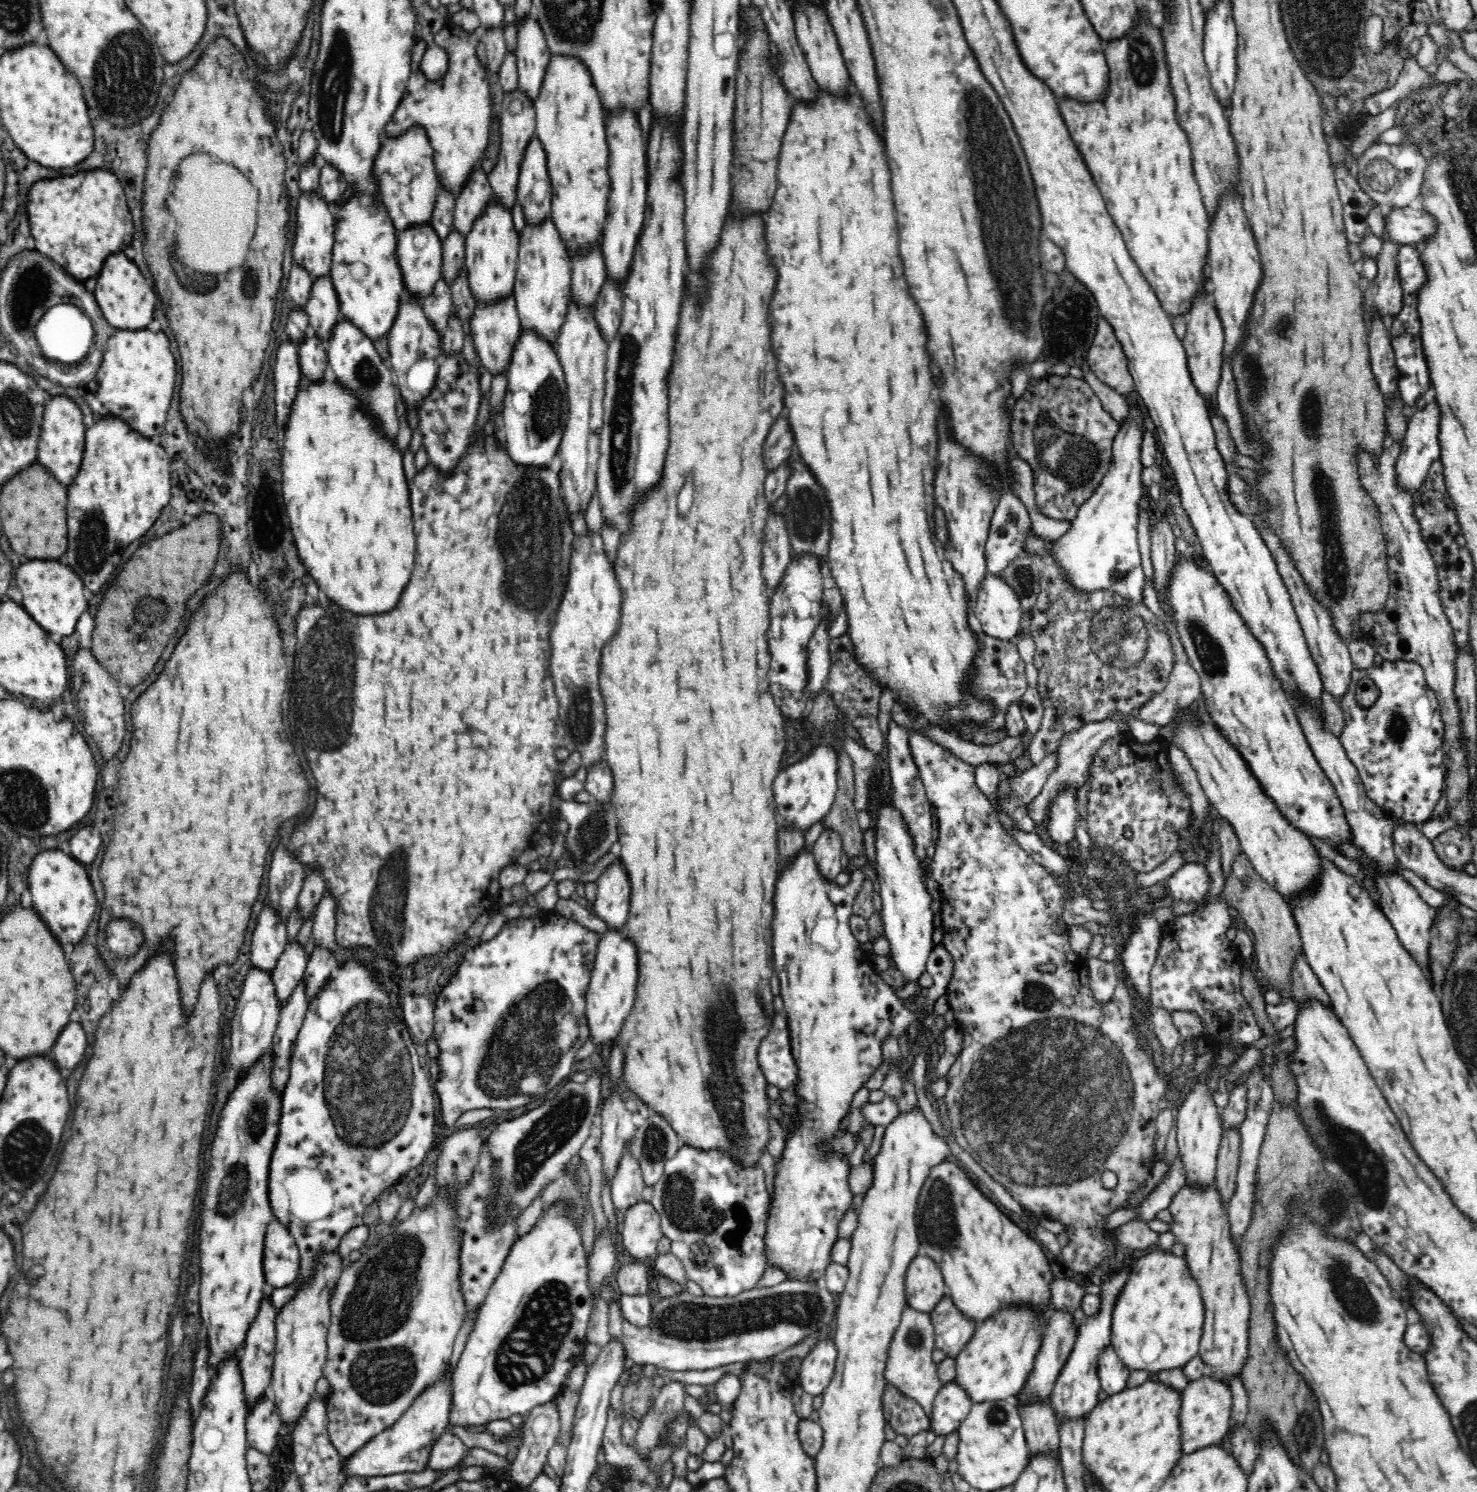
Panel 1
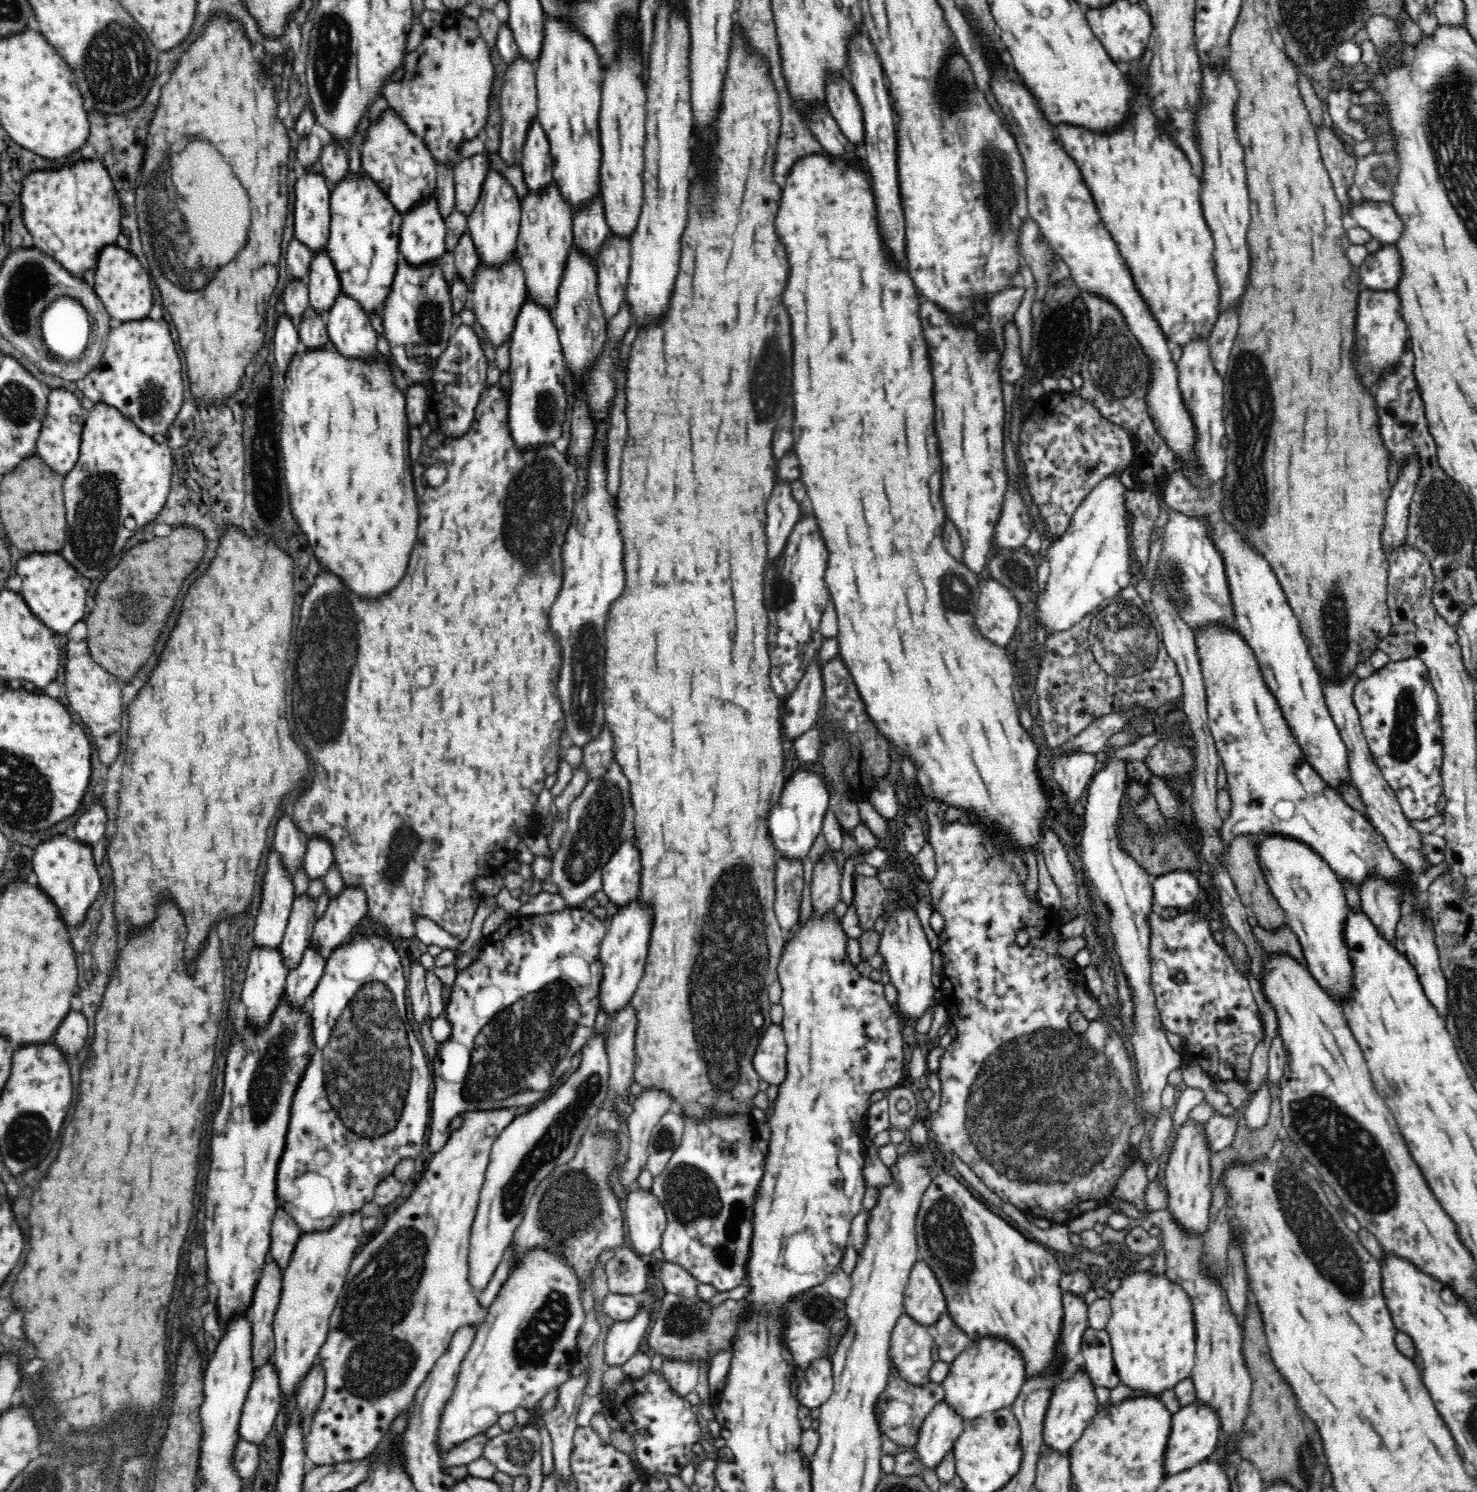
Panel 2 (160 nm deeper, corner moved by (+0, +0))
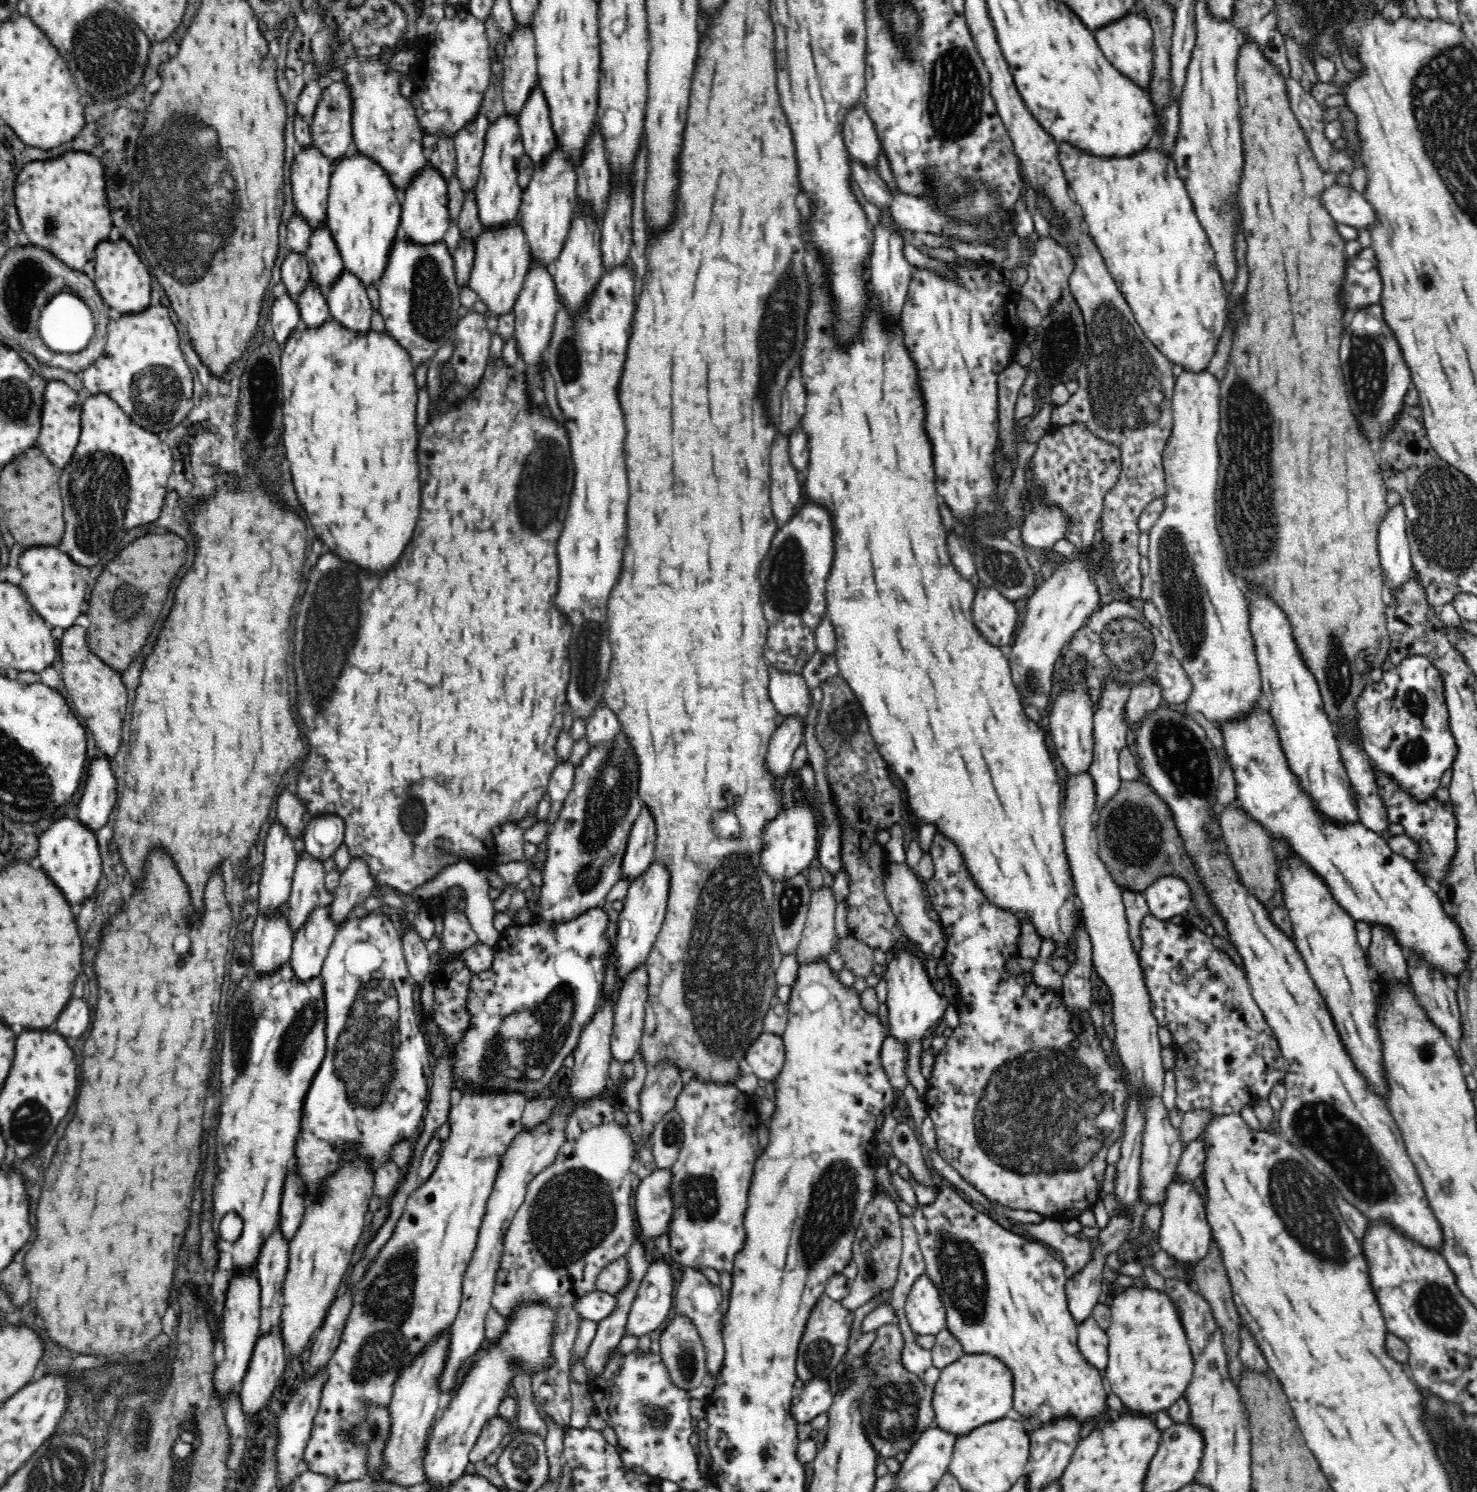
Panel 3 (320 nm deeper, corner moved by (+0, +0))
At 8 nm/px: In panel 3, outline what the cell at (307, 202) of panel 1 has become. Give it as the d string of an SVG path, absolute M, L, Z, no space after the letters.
M313 144L299 146L289 167L288 175L291 177L291 188L296 210L304 220L307 220L311 228L316 228L320 222L326 220L326 202L333 170L334 161L322 154L322 151Z

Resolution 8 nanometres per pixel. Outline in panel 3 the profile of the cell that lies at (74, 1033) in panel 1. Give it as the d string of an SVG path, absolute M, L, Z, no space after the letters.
M72 998L58 1016L56 1028L66 1038L78 1038L90 1026L90 1022L86 1022L86 1018L90 1018L88 1004L82 998Z

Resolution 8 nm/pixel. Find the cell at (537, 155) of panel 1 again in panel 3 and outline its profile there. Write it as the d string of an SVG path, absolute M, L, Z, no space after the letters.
M536 82L517 117L525 154L532 158L534 165L542 162L546 154L550 154L550 150L556 148L557 142L550 117L550 107L544 93Z

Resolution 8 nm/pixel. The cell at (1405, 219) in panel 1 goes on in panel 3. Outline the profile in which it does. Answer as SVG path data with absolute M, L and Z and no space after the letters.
M1329 182L1320 194L1320 202L1334 221L1358 228L1367 228L1374 222L1374 209L1349 185Z

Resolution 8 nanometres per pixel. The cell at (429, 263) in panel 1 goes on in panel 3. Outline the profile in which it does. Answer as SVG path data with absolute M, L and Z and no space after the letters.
M429 163L422 166L422 170L418 170L418 174L405 188L397 238L407 238L420 245L432 245L434 242L440 242L450 224L448 203L447 180L443 174Z

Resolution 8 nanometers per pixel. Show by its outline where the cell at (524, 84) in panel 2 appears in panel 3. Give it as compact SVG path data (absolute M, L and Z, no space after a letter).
M514 22L514 30L508 36L505 45L505 54L503 60L503 99L506 105L506 113L518 117L522 111L526 98L536 84L537 77L537 54L535 51L535 35L530 24L519 24Z

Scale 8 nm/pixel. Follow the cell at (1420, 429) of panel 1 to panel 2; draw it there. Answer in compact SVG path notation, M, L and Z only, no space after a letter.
M1412 455L1410 462L1400 472L1398 482L1387 500L1382 532L1382 550L1386 557L1406 545L1410 502L1416 489L1420 468L1419 459Z

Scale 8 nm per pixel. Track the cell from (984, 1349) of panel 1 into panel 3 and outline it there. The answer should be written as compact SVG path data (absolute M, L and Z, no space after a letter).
M986 1354L964 1355L943 1368L933 1386L932 1408L935 1425L955 1438L1012 1415L1013 1386L1010 1369Z

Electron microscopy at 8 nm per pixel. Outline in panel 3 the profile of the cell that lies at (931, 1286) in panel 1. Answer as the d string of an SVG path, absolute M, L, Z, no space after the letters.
M927 1273L920 1275L911 1286L904 1302L906 1327L918 1336L936 1336L947 1326L941 1294Z

